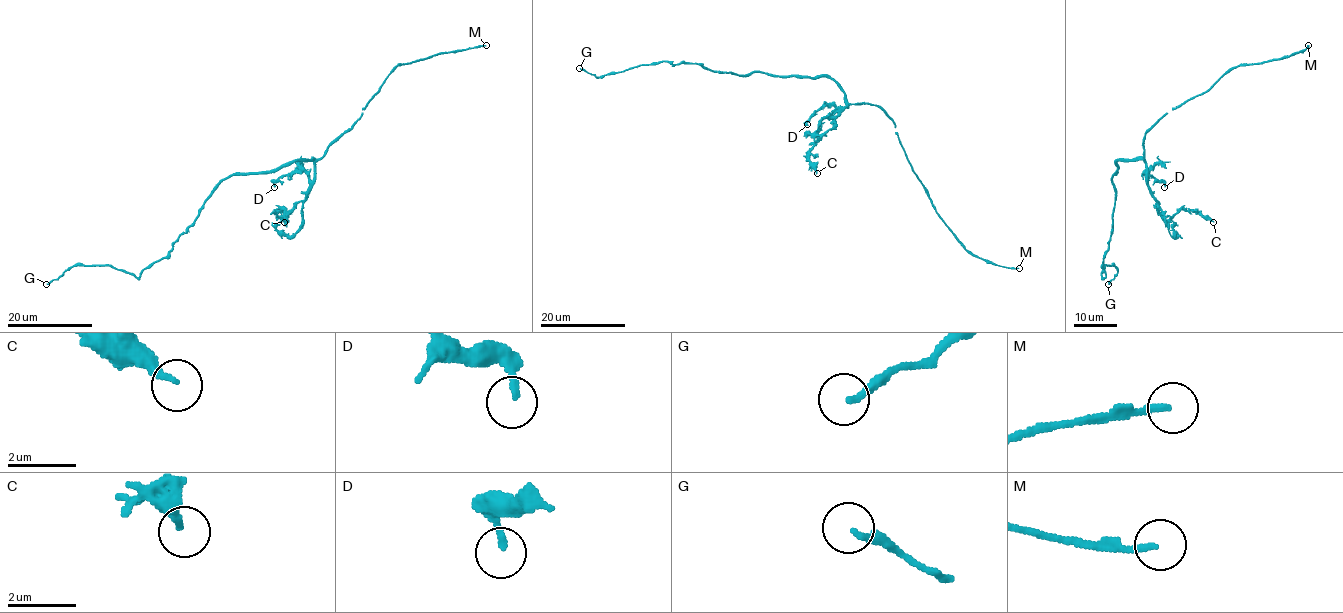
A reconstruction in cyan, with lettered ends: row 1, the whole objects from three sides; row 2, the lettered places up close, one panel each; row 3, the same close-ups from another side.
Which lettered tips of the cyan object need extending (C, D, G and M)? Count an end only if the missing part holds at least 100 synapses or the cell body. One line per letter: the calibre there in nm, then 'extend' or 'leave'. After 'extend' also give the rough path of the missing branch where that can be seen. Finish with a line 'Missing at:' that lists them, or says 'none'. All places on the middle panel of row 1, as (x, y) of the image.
C: 200 nm thick; leave
D: 160 nm thick; leave
G: 200 nm thick; leave
M: 180 nm thick; extend
Missing at: M

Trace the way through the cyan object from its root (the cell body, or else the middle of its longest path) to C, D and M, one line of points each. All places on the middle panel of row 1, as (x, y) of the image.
C: (831, 80), (844, 94), (846, 107), (837, 116), (824, 118), (819, 123), (818, 139), (809, 155), (817, 173)
D: (831, 80), (844, 94), (847, 105), (823, 105), (811, 115), (807, 124)
M: (831, 80), (849, 103), (875, 104), (892, 120), (912, 171), (956, 239), (979, 257), (1019, 268)

